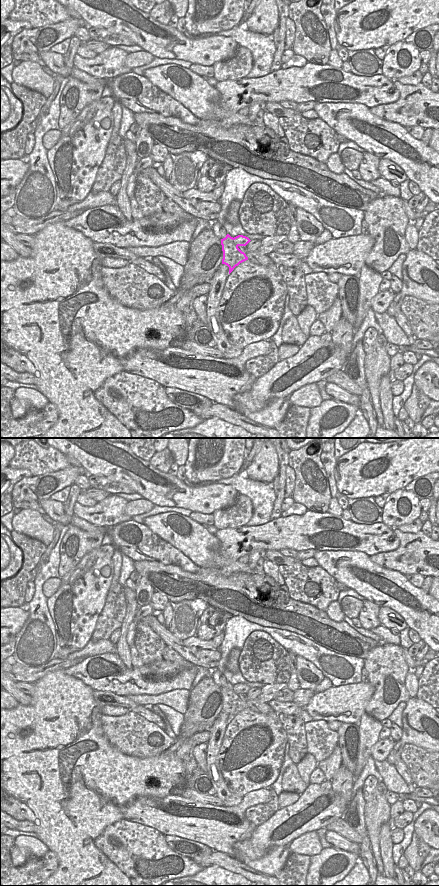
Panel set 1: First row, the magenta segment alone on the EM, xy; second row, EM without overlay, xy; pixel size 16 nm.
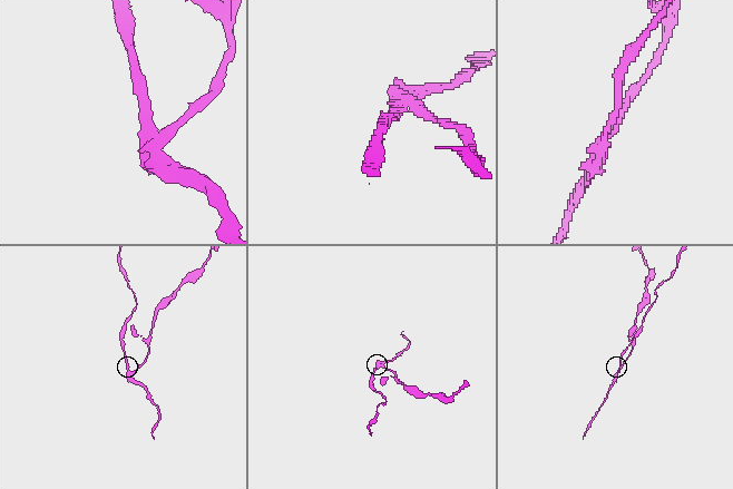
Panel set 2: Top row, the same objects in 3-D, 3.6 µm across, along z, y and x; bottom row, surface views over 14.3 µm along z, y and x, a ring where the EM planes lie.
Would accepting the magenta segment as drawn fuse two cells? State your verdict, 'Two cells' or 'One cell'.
Two cells.

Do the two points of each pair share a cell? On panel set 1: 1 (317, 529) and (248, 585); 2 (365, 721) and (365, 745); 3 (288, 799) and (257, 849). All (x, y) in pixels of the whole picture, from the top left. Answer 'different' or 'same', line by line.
1: different
2: same
3: different

